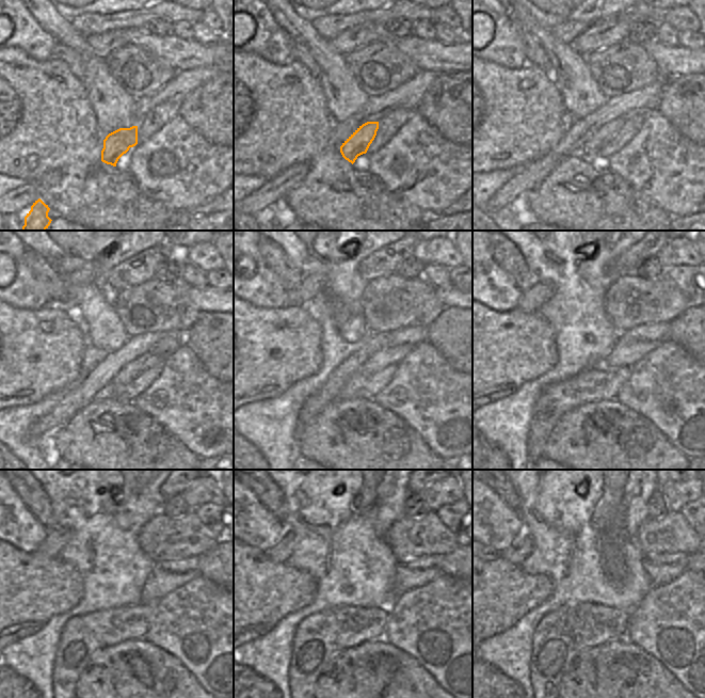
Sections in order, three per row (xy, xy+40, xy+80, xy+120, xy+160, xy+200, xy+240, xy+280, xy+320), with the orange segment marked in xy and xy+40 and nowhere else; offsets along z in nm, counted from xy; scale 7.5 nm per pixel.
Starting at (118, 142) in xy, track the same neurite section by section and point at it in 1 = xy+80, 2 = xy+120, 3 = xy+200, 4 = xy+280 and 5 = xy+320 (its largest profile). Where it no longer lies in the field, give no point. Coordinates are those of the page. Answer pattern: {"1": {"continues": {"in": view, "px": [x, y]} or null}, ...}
{"1": {"continues": {"in": "xy+80", "px": [591, 148]}}, "2": {"continues": {"in": "xy+120", "px": [133, 368]}}, "3": {"continues": {"in": "xy+200", "px": [631, 346]}}, "4": {"continues": {"in": "xy+280", "px": [417, 573]}}, "5": {"continues": {"in": "xy+320", "px": [663, 568]}}}

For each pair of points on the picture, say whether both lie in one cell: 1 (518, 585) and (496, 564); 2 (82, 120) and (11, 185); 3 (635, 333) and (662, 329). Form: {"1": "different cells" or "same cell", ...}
{"1": "same cell", "2": "different cells", "3": "same cell"}

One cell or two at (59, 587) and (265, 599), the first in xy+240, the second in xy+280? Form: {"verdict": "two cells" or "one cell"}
{"verdict": "one cell"}

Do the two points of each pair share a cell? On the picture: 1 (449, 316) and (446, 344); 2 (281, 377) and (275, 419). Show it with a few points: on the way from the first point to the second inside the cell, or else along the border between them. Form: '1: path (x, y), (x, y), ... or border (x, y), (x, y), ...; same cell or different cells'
1: path (449, 322), (449, 337); same cell
2: border (300, 381), (276, 396), (255, 403); different cells

